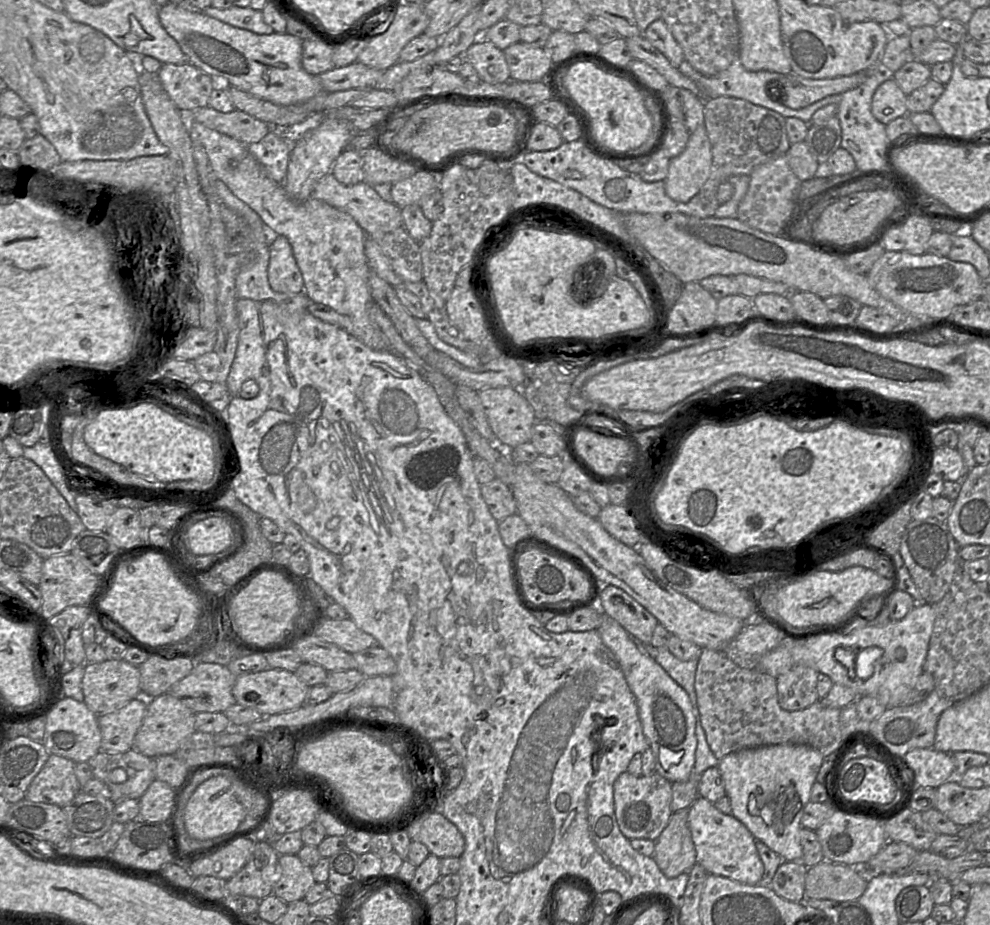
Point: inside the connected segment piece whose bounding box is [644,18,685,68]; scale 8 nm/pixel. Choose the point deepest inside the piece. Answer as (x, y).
(658, 33)

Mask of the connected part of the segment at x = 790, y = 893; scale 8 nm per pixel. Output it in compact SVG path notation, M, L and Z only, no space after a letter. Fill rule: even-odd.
M783 861L778 867L770 887L774 892L789 901L801 902L804 896L805 878L808 867L801 861Z

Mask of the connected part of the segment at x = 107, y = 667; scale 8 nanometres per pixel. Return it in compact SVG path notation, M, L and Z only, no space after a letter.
M123 659L87 663L82 679L84 703L96 715L104 715L141 697L138 667Z

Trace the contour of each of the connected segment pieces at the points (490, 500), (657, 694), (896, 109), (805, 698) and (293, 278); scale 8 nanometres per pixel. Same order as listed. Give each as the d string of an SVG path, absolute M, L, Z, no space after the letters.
M501 479L481 484L481 494L493 517L500 521L517 513L517 505L511 488Z
M604 616L604 624L598 629L603 643L617 659L626 682L636 699L638 714L642 724L643 733L652 750L656 772L670 782L686 781L690 778L695 764L695 751L697 737L695 734L696 718L692 711L687 692L645 651L642 644L637 642L630 634L613 618Z
M893 77L887 78L876 89L872 97L871 112L884 125L908 114L907 95Z
M804 664L793 666L776 678L778 702L787 711L802 710L819 700L819 672Z
M282 235L270 245L268 281L279 293L299 294L304 291L304 281L293 255L289 240Z

